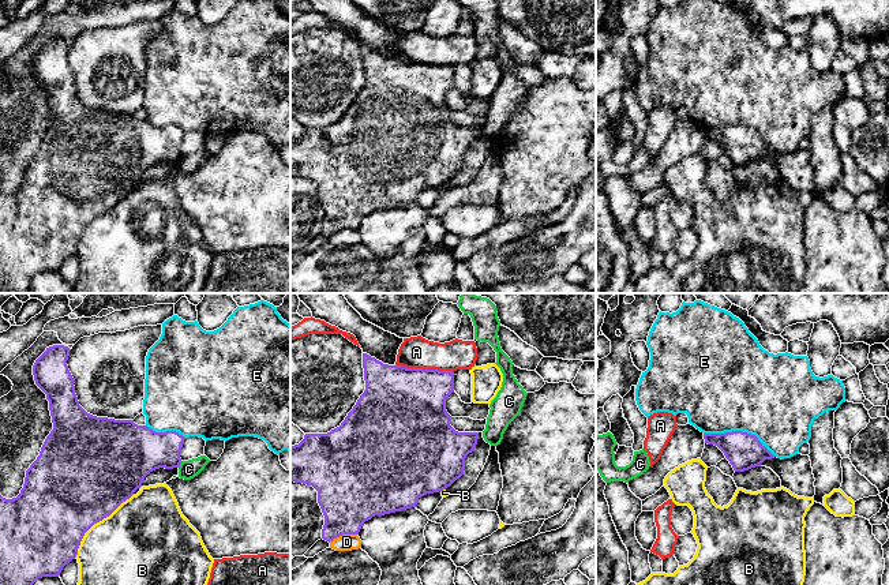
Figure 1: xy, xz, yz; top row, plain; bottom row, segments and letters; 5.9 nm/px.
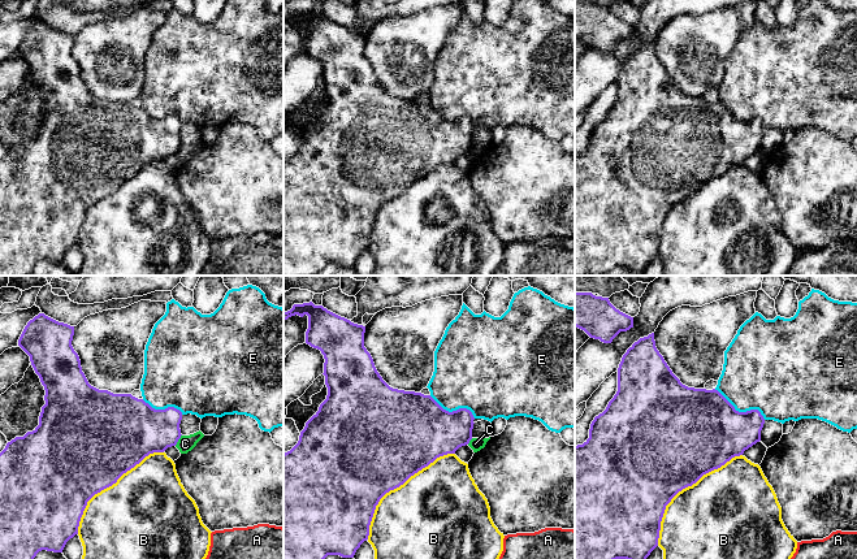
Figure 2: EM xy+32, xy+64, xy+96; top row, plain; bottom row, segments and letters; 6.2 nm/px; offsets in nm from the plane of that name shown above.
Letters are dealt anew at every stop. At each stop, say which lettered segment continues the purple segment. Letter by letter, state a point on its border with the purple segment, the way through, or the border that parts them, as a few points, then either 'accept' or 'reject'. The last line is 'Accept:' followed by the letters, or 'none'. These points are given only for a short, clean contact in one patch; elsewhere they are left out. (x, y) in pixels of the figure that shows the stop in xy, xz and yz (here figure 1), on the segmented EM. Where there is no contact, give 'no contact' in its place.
A: xz (424, 370) | reject
B: xy (97, 521) | reject
C: xy (180, 462) | along xy (183, 461), (177, 467) | reject
D: xz (342, 533) | reject
E: yz (741, 431) | reject
Accept: none

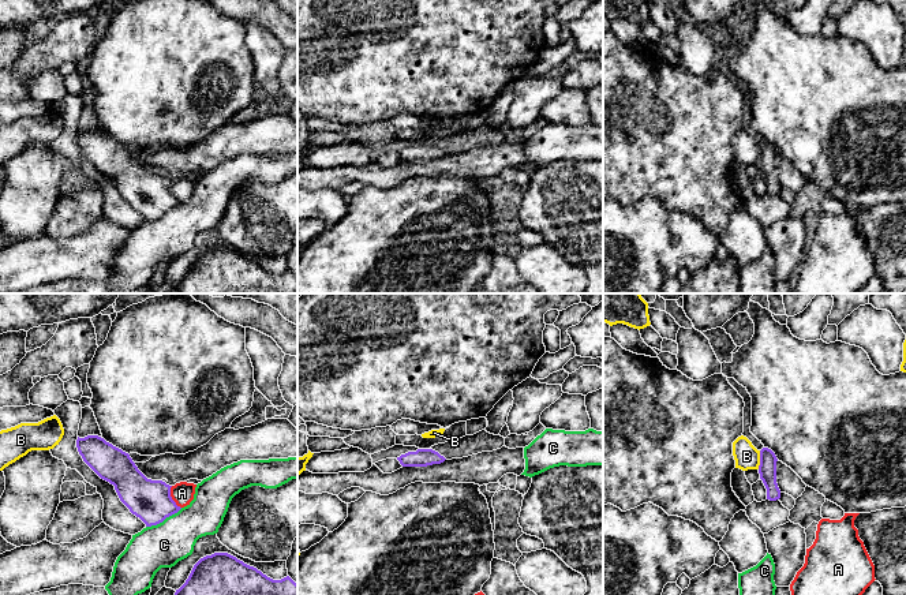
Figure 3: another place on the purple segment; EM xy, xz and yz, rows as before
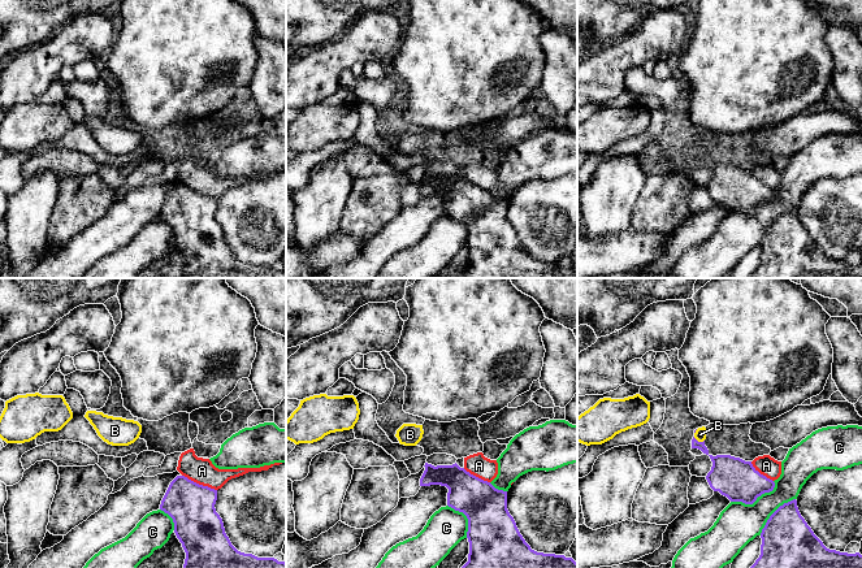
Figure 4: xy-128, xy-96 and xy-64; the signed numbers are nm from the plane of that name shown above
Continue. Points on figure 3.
A: xy (171, 497) | along xy (171, 486), (171, 498), (180, 508) | reject
B: yz (760, 460) | along yz (760, 451), (760, 464), (757, 468) | reject
C: xy (164, 519) | reject
Accept: none

